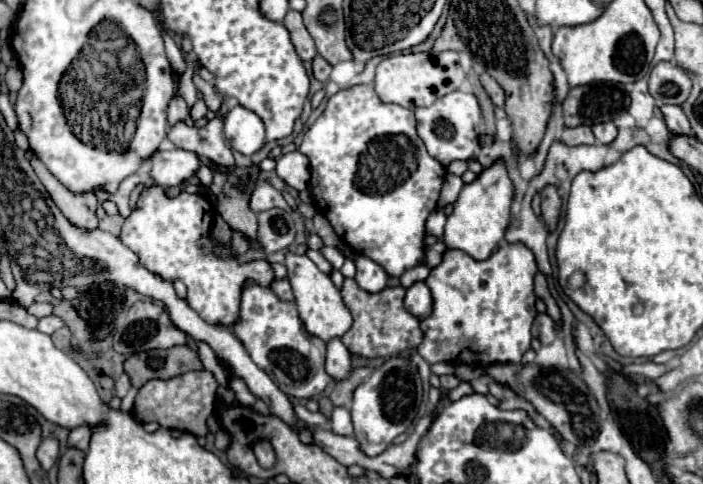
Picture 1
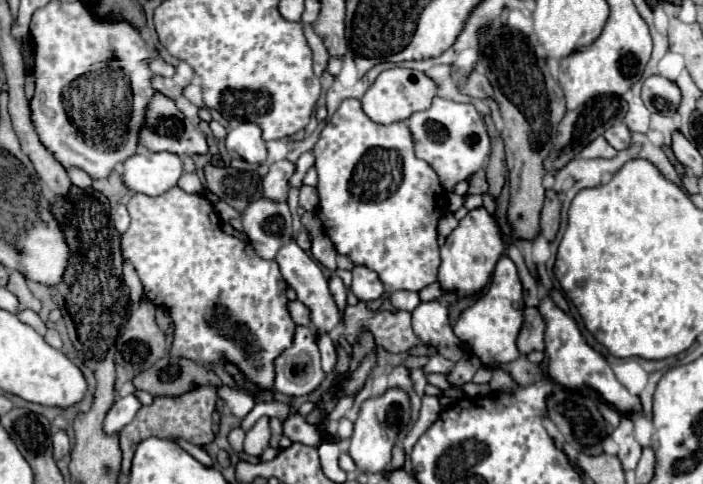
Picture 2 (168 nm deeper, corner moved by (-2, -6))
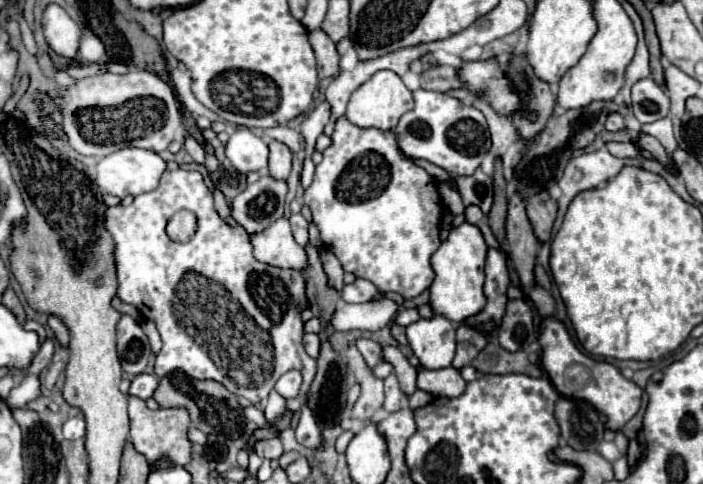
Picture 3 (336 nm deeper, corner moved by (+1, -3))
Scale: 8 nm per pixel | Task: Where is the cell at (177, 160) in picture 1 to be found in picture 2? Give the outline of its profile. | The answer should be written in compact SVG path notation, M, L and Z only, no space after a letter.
M137 152L123 162L123 182L129 192L159 196L177 186L183 160L171 152Z

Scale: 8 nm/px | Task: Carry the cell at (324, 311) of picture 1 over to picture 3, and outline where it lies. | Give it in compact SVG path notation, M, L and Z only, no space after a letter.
M284 217L270 223L262 233L250 235L250 243L254 247L254 257L262 263L298 271L306 267L306 251L294 241L290 223Z

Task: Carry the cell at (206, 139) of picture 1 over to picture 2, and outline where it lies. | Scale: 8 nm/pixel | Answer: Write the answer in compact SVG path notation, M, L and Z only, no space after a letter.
M161 92L149 102L147 122L139 134L139 142L153 152L165 150L179 156L209 154L209 144L201 132L195 136L195 140L191 136L189 144L189 120L177 110L175 102Z

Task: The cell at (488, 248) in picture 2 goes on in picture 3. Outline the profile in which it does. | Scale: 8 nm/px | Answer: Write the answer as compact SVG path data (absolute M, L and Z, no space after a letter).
M462 223L454 227L448 239L440 245L440 249L432 255L432 269L436 273L430 285L430 307L436 315L444 315L446 319L460 323L472 315L478 315L484 305L486 297L482 293L484 285L484 261L486 261L488 245L476 225Z

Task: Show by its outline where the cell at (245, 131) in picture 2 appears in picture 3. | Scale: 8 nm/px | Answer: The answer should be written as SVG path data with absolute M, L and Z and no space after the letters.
M238 127L226 143L226 157L240 173L260 171L268 167L268 145L248 127Z

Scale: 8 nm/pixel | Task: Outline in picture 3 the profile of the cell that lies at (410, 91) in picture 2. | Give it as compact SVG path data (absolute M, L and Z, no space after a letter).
M378 71L376 75L372 75L366 83L362 83L350 97L348 101L348 107L346 107L346 113L344 117L362 127L362 129L370 129L370 127L376 127L376 129L384 129L384 131L390 131L396 127L398 119L410 111L414 107L414 101L412 101L412 93L406 89L406 85L402 83L402 79L392 73L392 71Z

